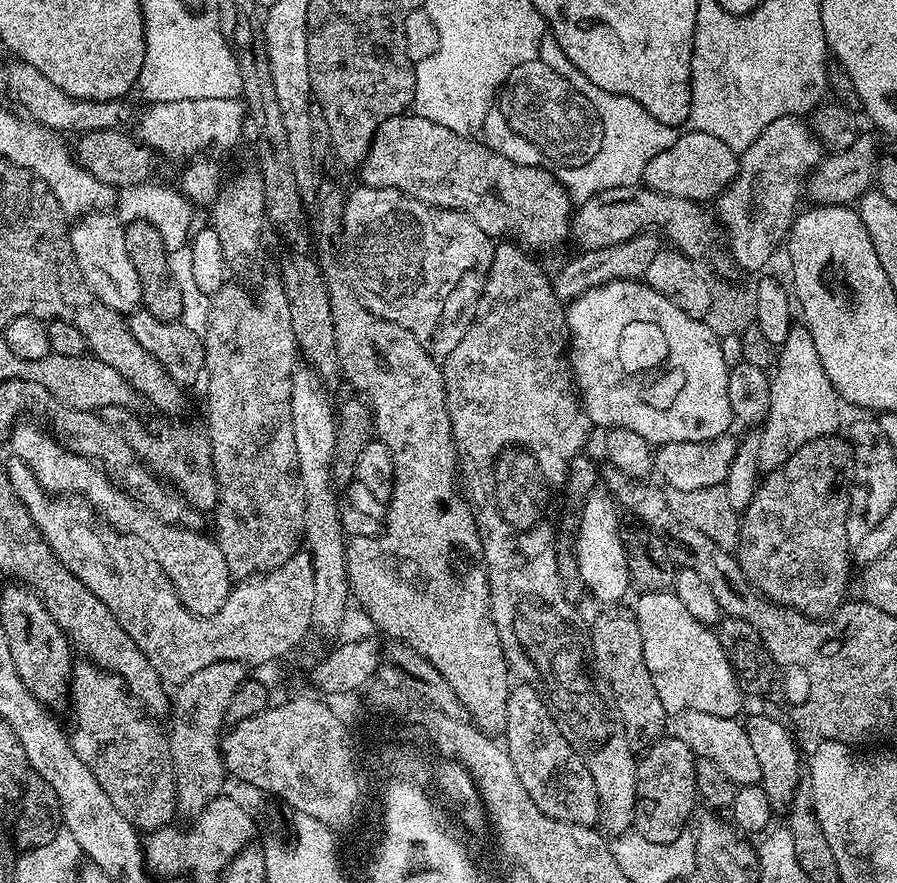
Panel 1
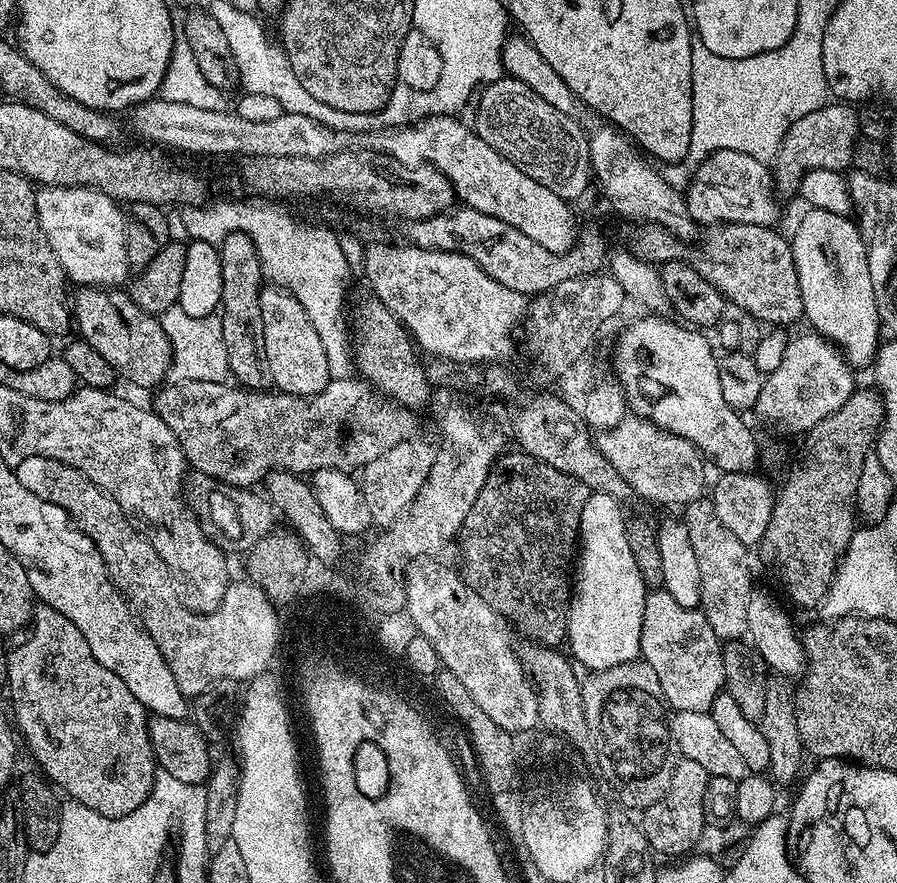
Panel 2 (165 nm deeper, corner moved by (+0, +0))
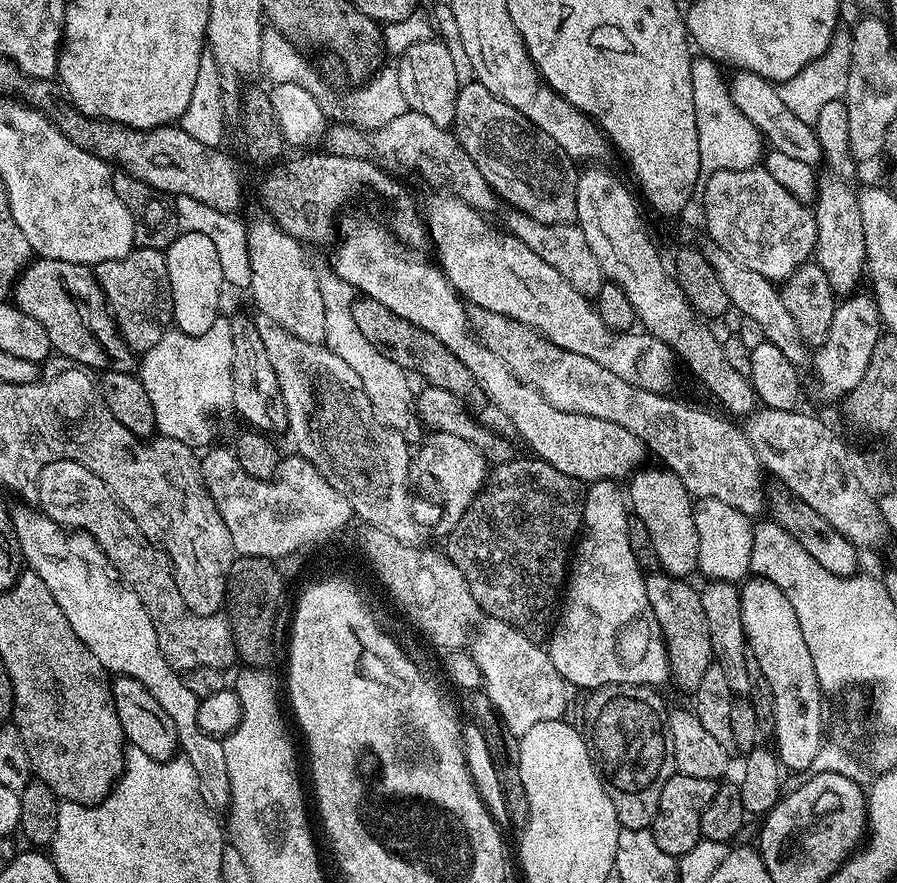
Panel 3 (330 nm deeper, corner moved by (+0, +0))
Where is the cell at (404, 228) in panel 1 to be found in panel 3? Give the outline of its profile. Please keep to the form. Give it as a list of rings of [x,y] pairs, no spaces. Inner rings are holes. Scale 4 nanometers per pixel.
[[[476,310],[473,312],[473,316],[472,313],[470,316],[470,328],[476,339],[481,340],[481,342],[483,342],[491,352],[496,354],[502,362],[506,362],[508,369],[510,369],[510,371],[512,371],[519,380],[524,384],[529,384],[534,390],[538,390],[538,394],[542,394],[542,398],[546,398],[546,402],[550,402],[550,406],[554,406],[563,412],[577,412],[578,414],[586,414],[587,416],[594,416],[596,418],[606,418],[608,422],[614,422],[618,426],[626,426],[626,430],[630,430],[635,436],[640,437],[640,439],[647,445],[652,447],[653,444],[654,447],[658,448],[659,454],[667,461],[664,461],[667,464],[667,467],[676,473],[676,477],[684,483],[686,490],[694,498],[718,498],[719,500],[739,509],[740,512],[747,513],[750,518],[759,517],[761,515],[759,512],[763,510],[764,506],[766,508],[766,492],[764,496],[763,490],[760,489],[760,474],[762,475],[762,467],[760,465],[760,460],[756,456],[755,450],[752,449],[751,443],[744,430],[741,430],[739,427],[736,429],[730,421],[722,420],[712,412],[703,412],[700,408],[691,408],[690,405],[683,404],[680,400],[672,401],[671,395],[660,395],[637,387],[635,383],[624,380],[622,377],[618,377],[616,372],[611,370],[609,367],[598,366],[598,362],[594,362],[591,358],[583,357],[582,354],[572,352],[571,348],[563,349],[562,346],[555,345],[554,342],[548,340],[543,333],[537,332],[536,329],[532,328],[530,325],[524,325],[520,321],[512,320],[510,317],[500,316],[498,313],[483,310]]]

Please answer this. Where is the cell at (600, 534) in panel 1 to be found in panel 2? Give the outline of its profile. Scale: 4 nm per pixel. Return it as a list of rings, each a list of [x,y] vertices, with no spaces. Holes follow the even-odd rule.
[[[591,493],[580,524],[578,563],[568,601],[566,644],[572,647],[571,659],[581,669],[594,672],[641,659],[642,610],[649,589],[645,588],[642,574],[638,574],[634,563],[634,554],[630,554],[626,543],[626,512],[620,508],[623,508],[621,501],[610,494]]]

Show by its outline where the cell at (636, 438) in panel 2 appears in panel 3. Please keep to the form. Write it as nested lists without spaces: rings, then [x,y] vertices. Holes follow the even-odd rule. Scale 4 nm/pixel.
[[[360,220],[353,226],[349,236],[337,246],[334,270],[338,278],[348,280],[357,293],[363,294],[369,300],[382,302],[382,306],[386,306],[386,310],[394,310],[398,318],[406,318],[414,326],[425,328],[430,334],[434,334],[434,338],[438,338],[438,342],[442,342],[442,346],[446,346],[446,350],[454,353],[474,374],[479,391],[481,393],[484,391],[488,395],[485,396],[487,403],[498,406],[498,410],[502,410],[502,414],[510,418],[515,435],[517,437],[520,435],[544,459],[541,461],[547,467],[554,467],[581,482],[607,479],[619,481],[620,476],[626,475],[627,477],[635,473],[645,463],[645,442],[630,430],[626,430],[626,426],[618,426],[614,422],[608,422],[606,418],[558,410],[550,406],[550,402],[546,402],[546,398],[542,398],[538,390],[534,390],[529,384],[524,384],[519,380],[508,369],[506,362],[502,362],[466,327],[466,312],[464,316],[464,308],[459,304],[461,301],[458,299],[458,294],[449,284],[441,269],[435,263],[427,264],[426,261],[419,260],[416,256],[408,256],[407,251],[409,252],[409,249],[397,239],[391,227],[383,228],[374,220]]]

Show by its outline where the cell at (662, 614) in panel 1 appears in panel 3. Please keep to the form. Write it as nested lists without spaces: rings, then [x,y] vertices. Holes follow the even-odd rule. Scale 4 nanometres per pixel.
[[[648,574],[644,577],[646,598],[650,598],[654,618],[658,618],[658,626],[664,635],[664,644],[668,647],[668,670],[671,679],[674,684],[676,680],[676,684],[680,688],[694,690],[698,686],[698,682],[702,682],[702,674],[706,674],[708,667],[714,663],[714,657],[710,642],[710,630],[706,622],[706,614],[702,610],[700,593],[695,587],[692,589],[688,583],[687,579],[667,574]]]

